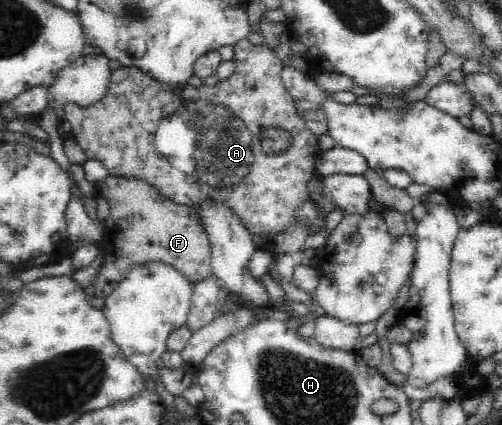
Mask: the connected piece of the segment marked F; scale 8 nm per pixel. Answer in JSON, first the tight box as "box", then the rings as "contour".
{"box":[91,175,213,300],"contour":[[[108,175],[102,186],[98,188],[98,193],[108,201],[110,213],[106,220],[108,228],[105,229],[103,238],[99,242],[103,262],[91,284],[93,294],[96,297],[105,300],[116,290],[120,281],[127,277],[126,273],[130,272],[132,268],[152,261],[162,261],[162,263],[176,267],[193,284],[213,274],[210,243],[204,234],[204,228],[196,217],[194,205],[176,204],[158,194],[152,185],[136,178]]]}

